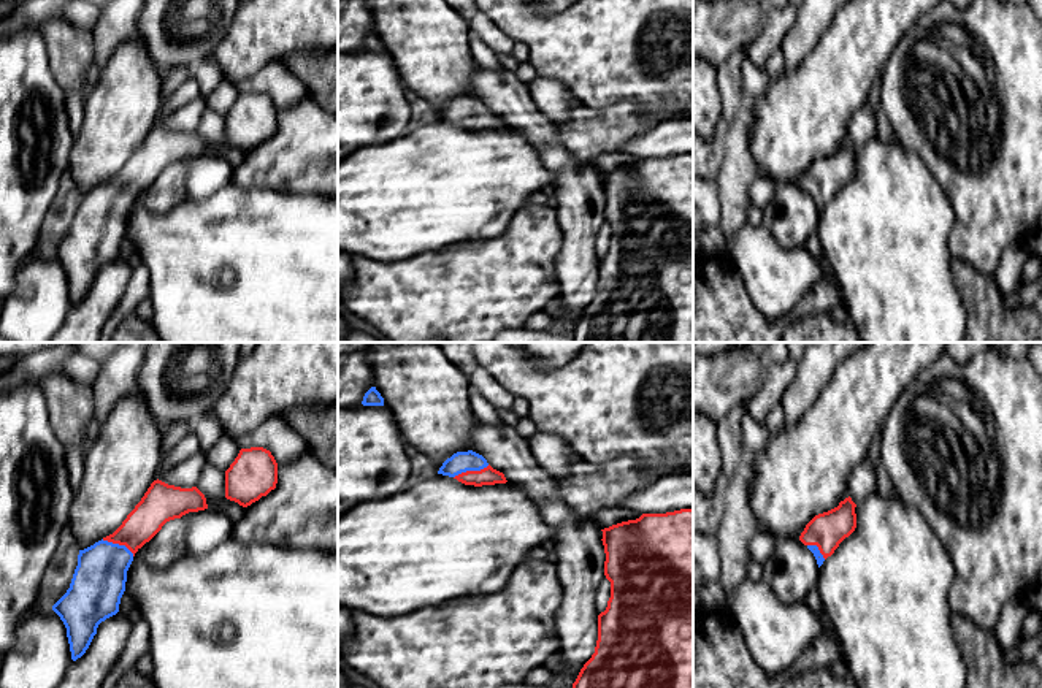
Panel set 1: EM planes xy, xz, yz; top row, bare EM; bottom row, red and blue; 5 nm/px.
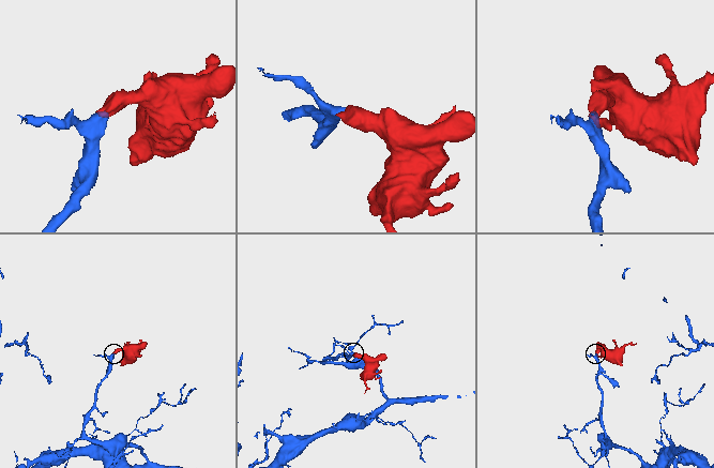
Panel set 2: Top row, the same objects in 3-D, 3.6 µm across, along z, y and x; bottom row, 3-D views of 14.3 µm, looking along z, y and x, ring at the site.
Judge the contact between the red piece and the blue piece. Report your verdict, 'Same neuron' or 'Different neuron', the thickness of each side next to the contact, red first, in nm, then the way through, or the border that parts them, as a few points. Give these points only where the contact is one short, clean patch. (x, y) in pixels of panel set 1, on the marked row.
Same neuron. Thickness 90 nm (red) against 110 nm. Path across: xz (487, 476), (471, 471), (460, 462)

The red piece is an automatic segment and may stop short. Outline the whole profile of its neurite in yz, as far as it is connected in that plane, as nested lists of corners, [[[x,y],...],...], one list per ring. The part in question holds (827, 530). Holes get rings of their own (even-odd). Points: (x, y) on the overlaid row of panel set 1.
[[[849,496],[837,507],[815,515],[806,525],[799,541],[814,553],[818,568],[855,531],[855,507],[856,504]]]

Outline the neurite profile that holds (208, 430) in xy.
[[[213,412],[203,414],[192,423],[192,433],[198,438],[201,453],[205,455],[224,434],[217,415]]]

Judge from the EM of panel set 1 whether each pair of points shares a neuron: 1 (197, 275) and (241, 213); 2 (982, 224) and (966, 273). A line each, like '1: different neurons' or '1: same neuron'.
1: same neuron
2: different neurons

